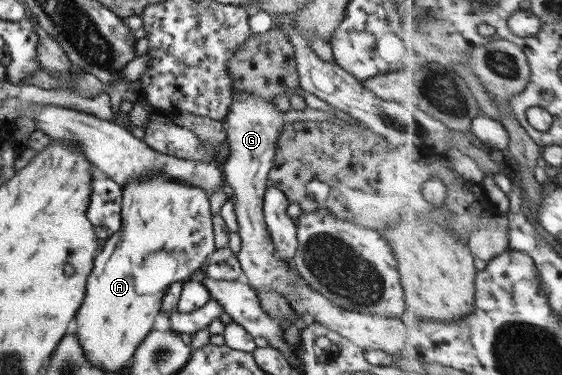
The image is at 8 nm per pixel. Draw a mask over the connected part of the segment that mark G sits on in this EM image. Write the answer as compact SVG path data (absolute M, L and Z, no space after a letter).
M232 94L232 103L222 120L226 131L225 141L228 143L229 154L222 164L225 189L229 192L233 202L234 214L237 222L237 234L240 238L240 249L235 255L238 266L246 275L250 288L256 290L274 290L277 295L287 299L292 312L307 316L307 321L324 325L327 329L338 333L342 338L354 343L364 351L384 351L387 355L398 359L407 350L417 346L416 328L407 328L400 317L355 313L341 310L326 298L321 297L307 285L296 271L293 263L282 263L274 255L274 243L263 220L263 195L268 184L267 177L270 168L274 166L274 146L280 128L288 122L296 121L324 121L335 118L333 110L304 110L290 109L286 113L278 111L270 102L264 102L249 94Z

